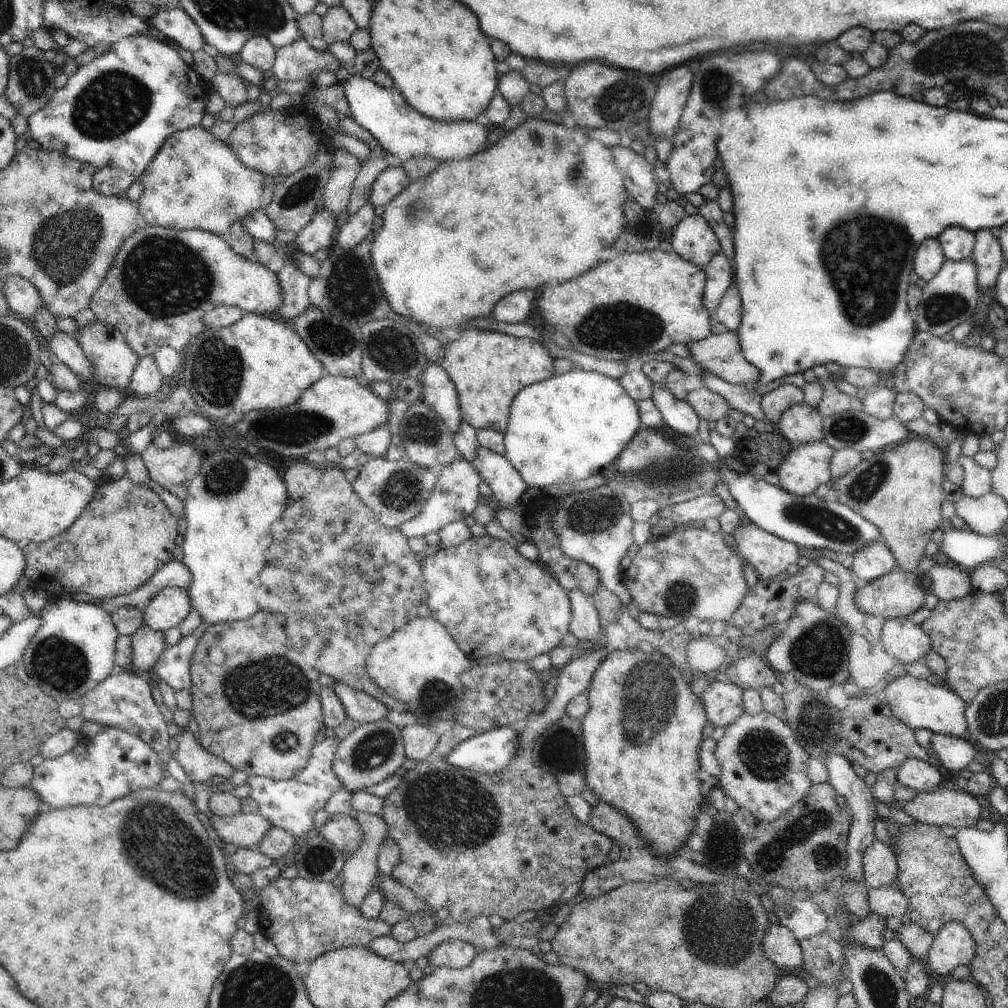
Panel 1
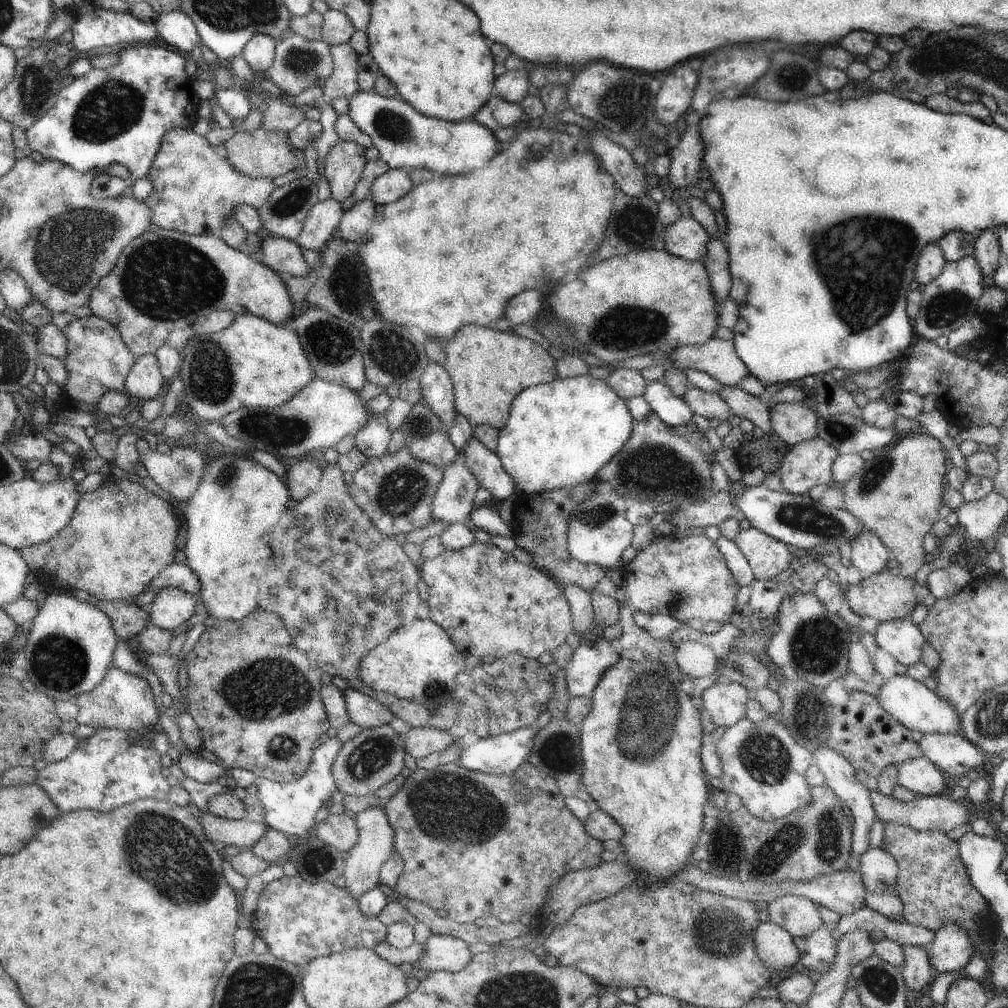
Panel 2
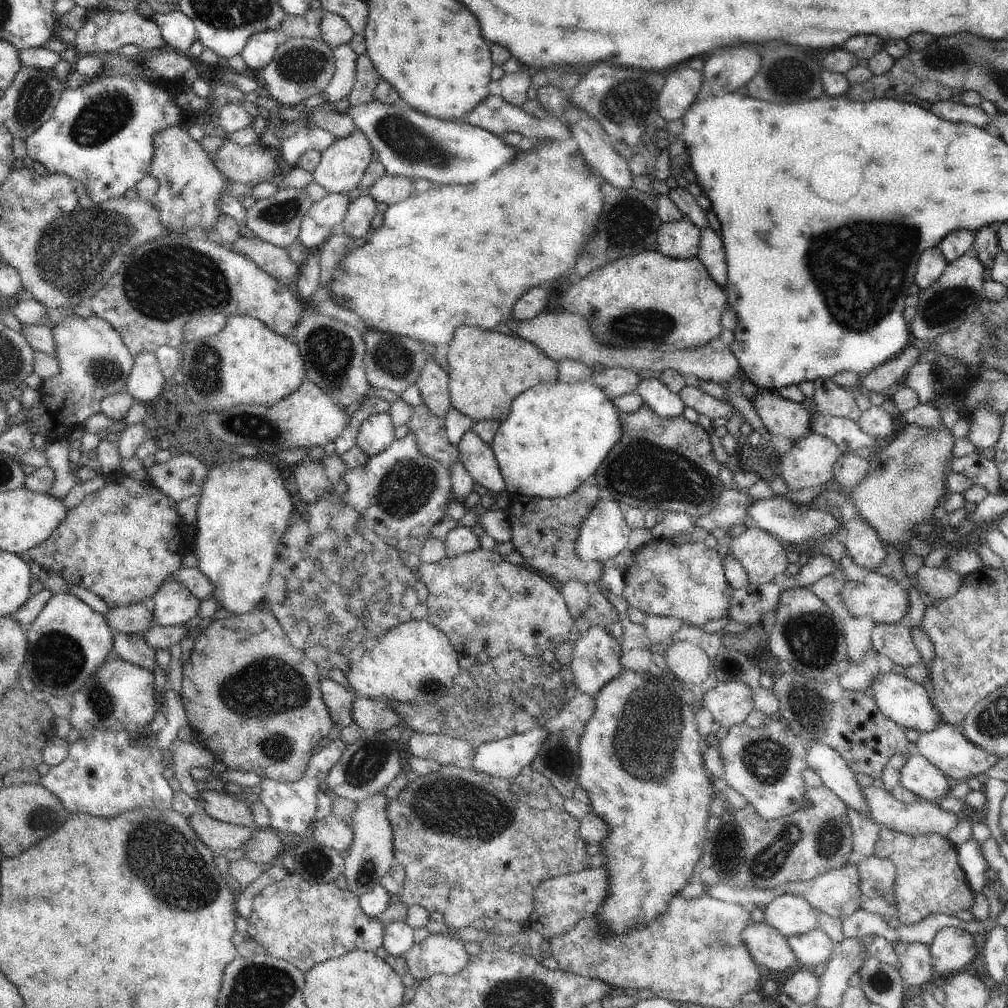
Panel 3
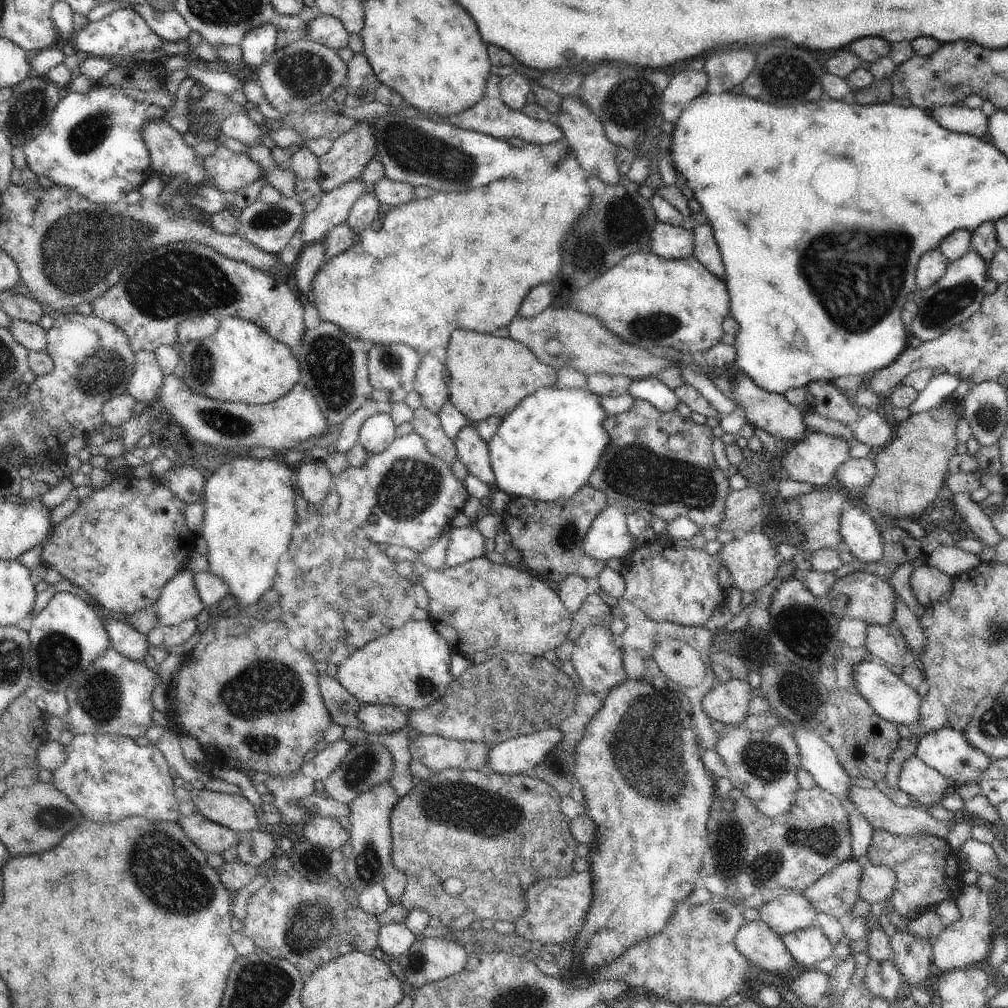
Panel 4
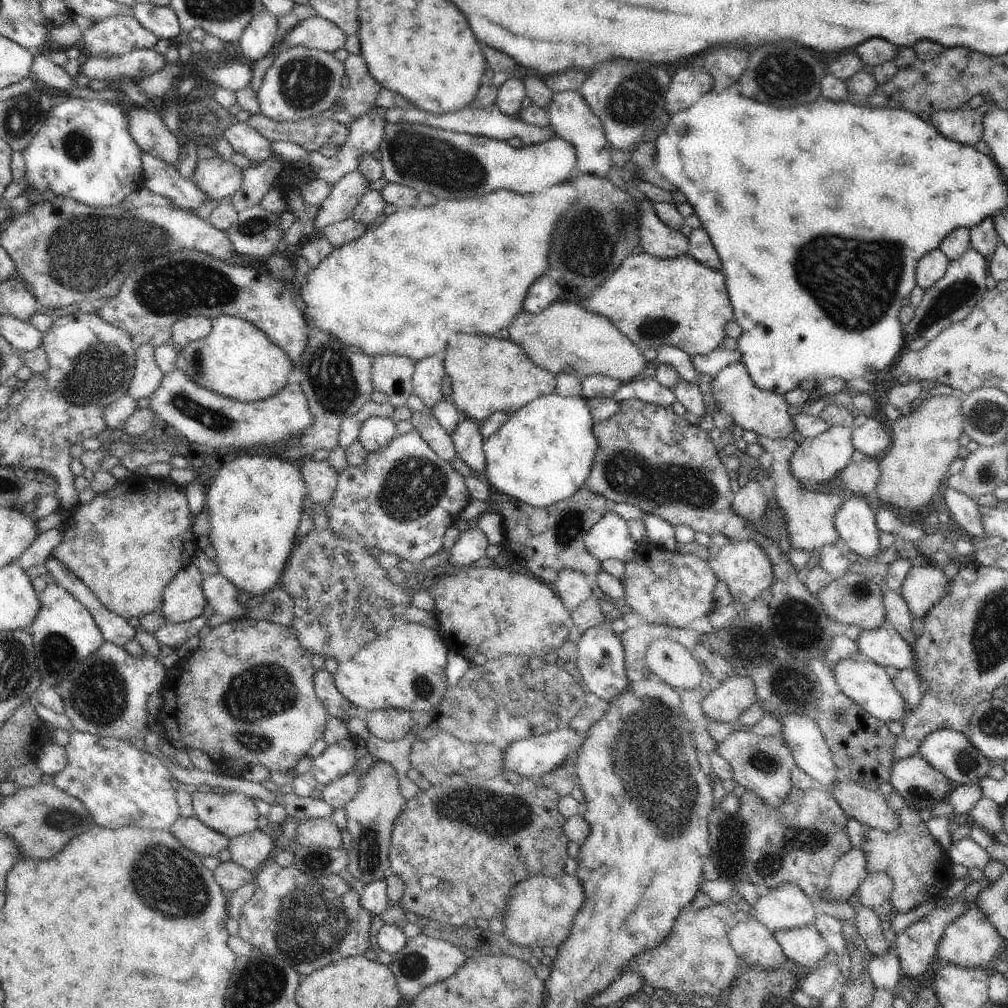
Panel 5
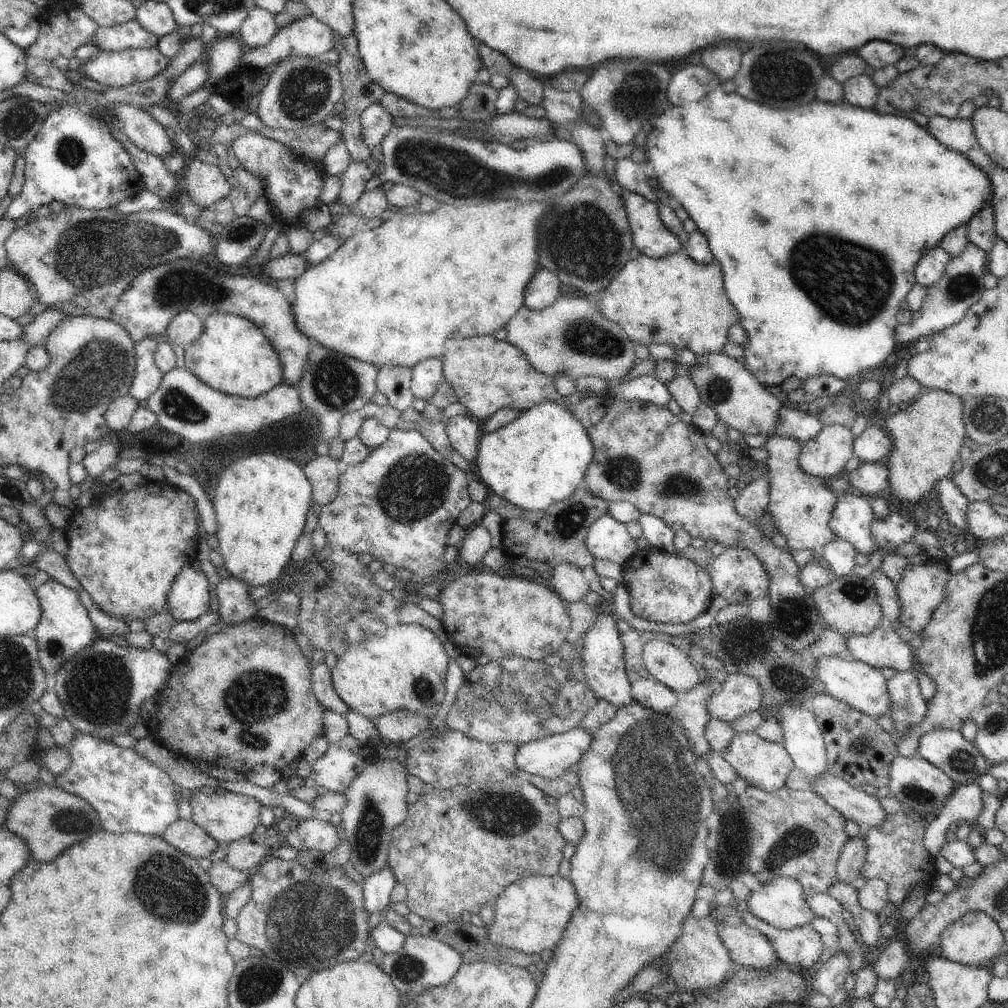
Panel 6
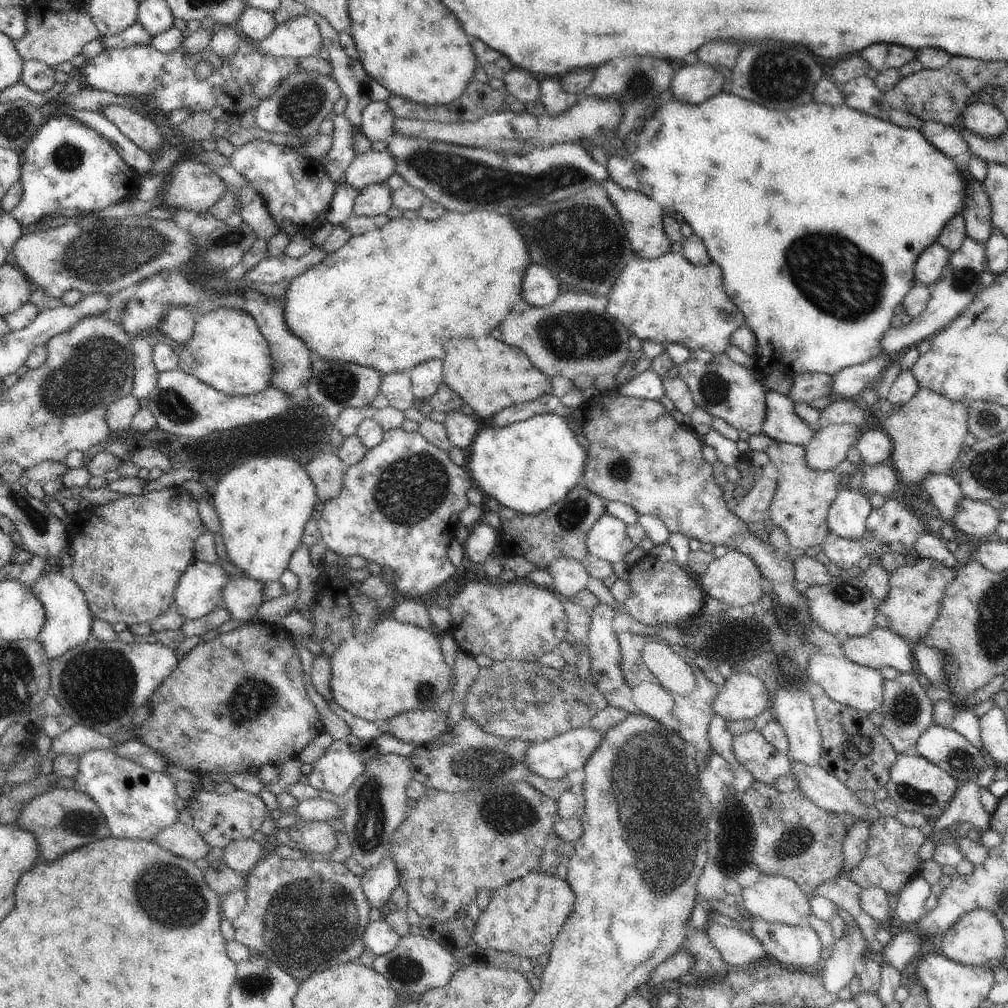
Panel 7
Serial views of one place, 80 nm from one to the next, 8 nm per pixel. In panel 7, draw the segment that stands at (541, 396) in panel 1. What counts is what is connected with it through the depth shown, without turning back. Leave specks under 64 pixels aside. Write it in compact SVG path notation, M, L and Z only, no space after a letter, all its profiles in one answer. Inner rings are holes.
M534 414L532 418L503 428L480 429L468 452L466 470L474 485L482 490L486 497L496 498L502 506L530 515L541 514L566 498L568 492L577 487L588 458L575 432L569 427L564 416L558 414Z

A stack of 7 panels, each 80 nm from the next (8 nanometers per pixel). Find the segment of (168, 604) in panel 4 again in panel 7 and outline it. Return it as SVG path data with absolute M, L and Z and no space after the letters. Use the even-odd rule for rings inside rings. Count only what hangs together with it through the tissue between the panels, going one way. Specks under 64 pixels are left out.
M198 560L195 564L188 566L182 574L182 578L174 590L173 609L187 622L199 620L221 607L222 590L228 582L228 572L220 564L217 562L208 564Z

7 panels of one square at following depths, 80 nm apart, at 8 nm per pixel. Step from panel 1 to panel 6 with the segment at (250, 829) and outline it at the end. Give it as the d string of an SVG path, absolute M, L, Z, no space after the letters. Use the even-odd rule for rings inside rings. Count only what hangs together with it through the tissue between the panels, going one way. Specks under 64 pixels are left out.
M176 820L176 822L166 828L166 832L161 836L183 854L188 854L188 856L198 860L209 858L219 846L219 843L212 836L208 836L192 820Z

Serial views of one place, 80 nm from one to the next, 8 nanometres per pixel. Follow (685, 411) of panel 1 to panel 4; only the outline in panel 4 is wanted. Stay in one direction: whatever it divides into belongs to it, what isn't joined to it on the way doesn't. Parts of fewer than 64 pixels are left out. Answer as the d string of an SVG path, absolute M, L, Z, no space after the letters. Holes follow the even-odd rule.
M640 378L632 382L632 386L628 388L627 394L633 396L634 399L641 399L650 402L656 410L661 412L672 412L676 410L681 402L678 396L658 380L658 378Z

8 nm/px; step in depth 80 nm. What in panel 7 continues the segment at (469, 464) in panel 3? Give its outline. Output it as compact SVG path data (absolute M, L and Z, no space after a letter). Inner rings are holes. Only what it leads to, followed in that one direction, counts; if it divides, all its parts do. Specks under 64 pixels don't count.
M461 410L449 411L443 423L452 447L469 451L479 432L477 418L466 416Z

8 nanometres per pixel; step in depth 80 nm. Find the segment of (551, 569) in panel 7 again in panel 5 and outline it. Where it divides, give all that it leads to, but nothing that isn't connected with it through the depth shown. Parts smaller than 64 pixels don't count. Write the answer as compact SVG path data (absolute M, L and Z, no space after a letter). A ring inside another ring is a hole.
M562 570L552 588L570 612L593 595L587 576L576 570Z

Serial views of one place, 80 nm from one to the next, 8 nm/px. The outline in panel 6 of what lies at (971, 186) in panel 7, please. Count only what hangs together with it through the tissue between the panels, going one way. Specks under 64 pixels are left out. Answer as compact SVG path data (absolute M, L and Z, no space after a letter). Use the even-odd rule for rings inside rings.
M991 204L982 206L966 225L969 242L978 246L986 254L994 248L999 237L995 234L994 214Z

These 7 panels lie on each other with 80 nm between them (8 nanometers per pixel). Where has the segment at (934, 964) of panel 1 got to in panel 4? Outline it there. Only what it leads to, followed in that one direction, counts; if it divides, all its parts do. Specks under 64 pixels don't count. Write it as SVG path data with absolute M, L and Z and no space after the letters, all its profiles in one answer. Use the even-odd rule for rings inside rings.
M974 883L970 886L964 886L955 901L961 915L960 919L948 923L948 926L936 935L933 946L934 962L943 972L981 965L986 967L986 960L991 953L994 936L990 920L992 896L989 895L988 891L980 889Z

